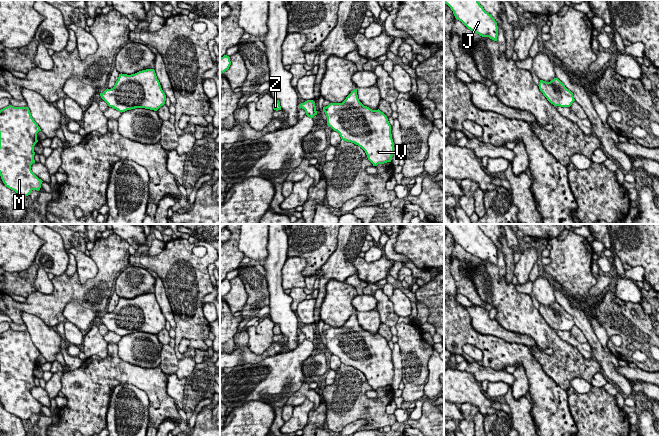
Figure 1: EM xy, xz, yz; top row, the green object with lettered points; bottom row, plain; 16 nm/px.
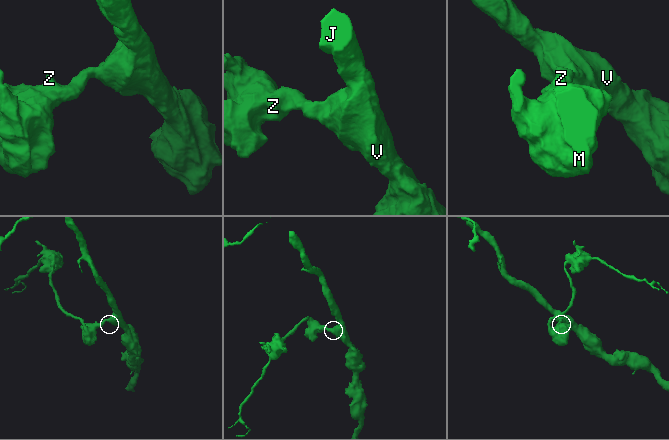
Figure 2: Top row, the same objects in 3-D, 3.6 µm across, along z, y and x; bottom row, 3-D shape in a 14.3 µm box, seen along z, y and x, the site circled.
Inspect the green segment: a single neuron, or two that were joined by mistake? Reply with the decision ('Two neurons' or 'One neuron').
One neuron

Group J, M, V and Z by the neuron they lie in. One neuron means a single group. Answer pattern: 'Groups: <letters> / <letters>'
Groups: J M V Z

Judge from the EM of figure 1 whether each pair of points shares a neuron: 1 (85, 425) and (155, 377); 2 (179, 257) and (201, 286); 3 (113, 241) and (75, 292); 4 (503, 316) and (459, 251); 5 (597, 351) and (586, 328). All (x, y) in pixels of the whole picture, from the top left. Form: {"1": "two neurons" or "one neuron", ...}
{"1": "one neuron", "2": "one neuron", "3": "one neuron", "4": "two neurons", "5": "one neuron"}

